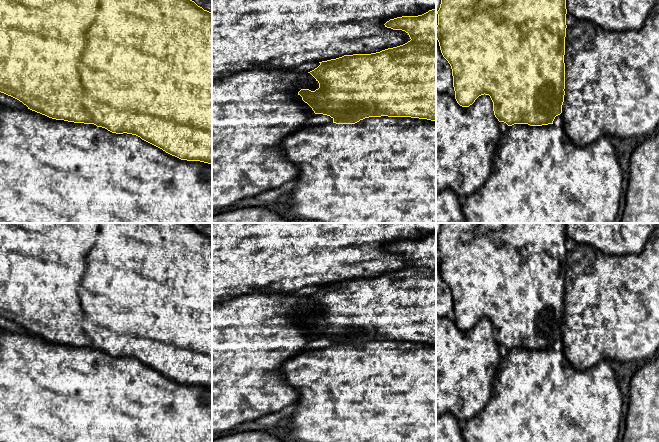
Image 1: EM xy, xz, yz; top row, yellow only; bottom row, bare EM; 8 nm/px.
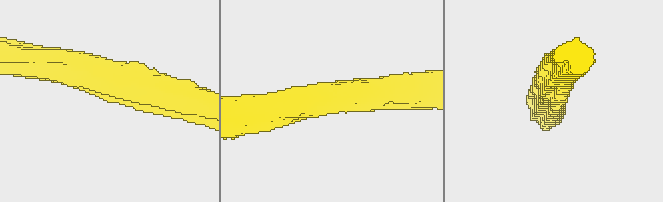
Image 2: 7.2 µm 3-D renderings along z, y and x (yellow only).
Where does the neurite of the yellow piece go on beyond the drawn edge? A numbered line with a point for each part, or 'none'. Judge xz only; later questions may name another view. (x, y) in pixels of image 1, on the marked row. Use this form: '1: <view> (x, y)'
none

